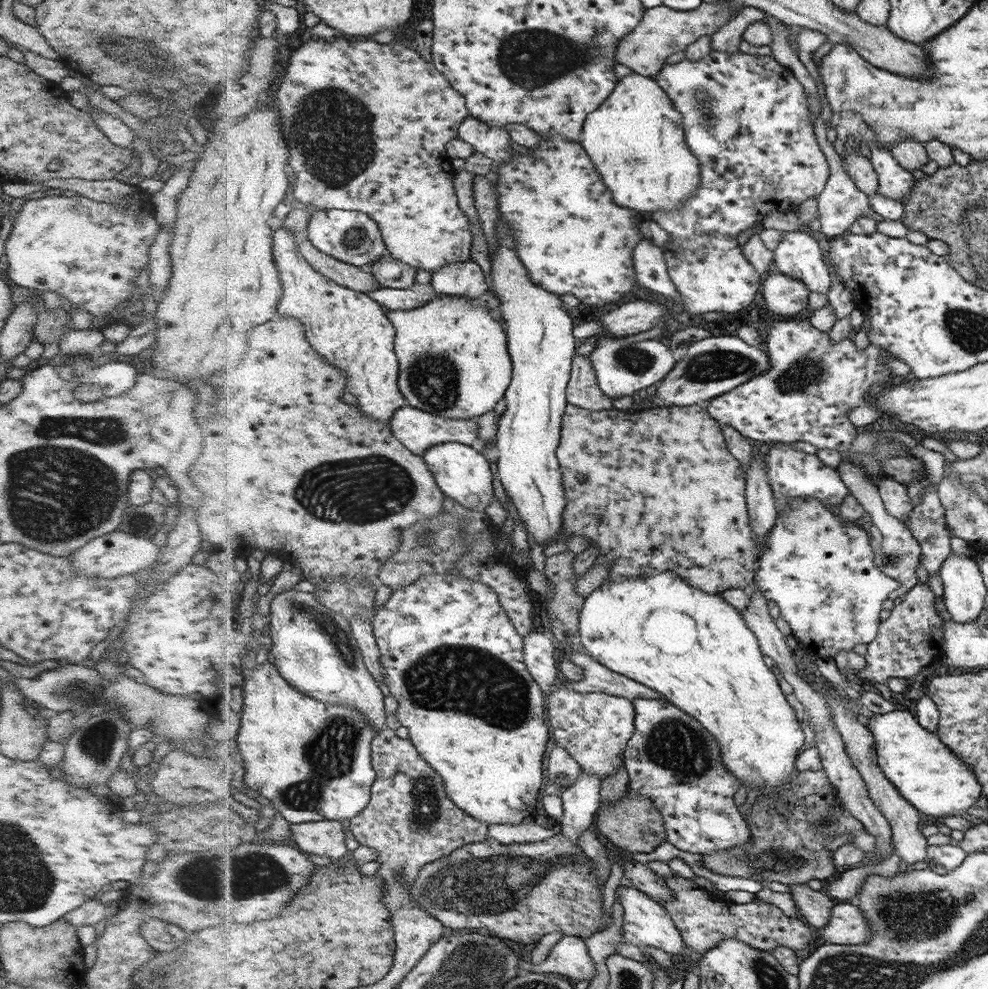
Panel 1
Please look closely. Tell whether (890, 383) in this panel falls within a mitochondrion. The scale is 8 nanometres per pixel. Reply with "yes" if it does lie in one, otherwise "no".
no

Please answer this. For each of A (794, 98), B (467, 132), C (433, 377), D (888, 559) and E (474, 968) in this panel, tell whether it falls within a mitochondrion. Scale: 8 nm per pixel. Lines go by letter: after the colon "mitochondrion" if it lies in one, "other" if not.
A: other
B: other
C: mitochondrion
D: mitochondrion
E: mitochondrion

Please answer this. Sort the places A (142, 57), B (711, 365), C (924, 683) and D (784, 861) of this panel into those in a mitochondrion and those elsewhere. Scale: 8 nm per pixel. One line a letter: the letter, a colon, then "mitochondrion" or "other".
A: mitochondrion
B: mitochondrion
C: other
D: mitochondrion

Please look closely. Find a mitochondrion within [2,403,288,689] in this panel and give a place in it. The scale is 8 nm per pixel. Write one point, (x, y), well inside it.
(88, 487)

